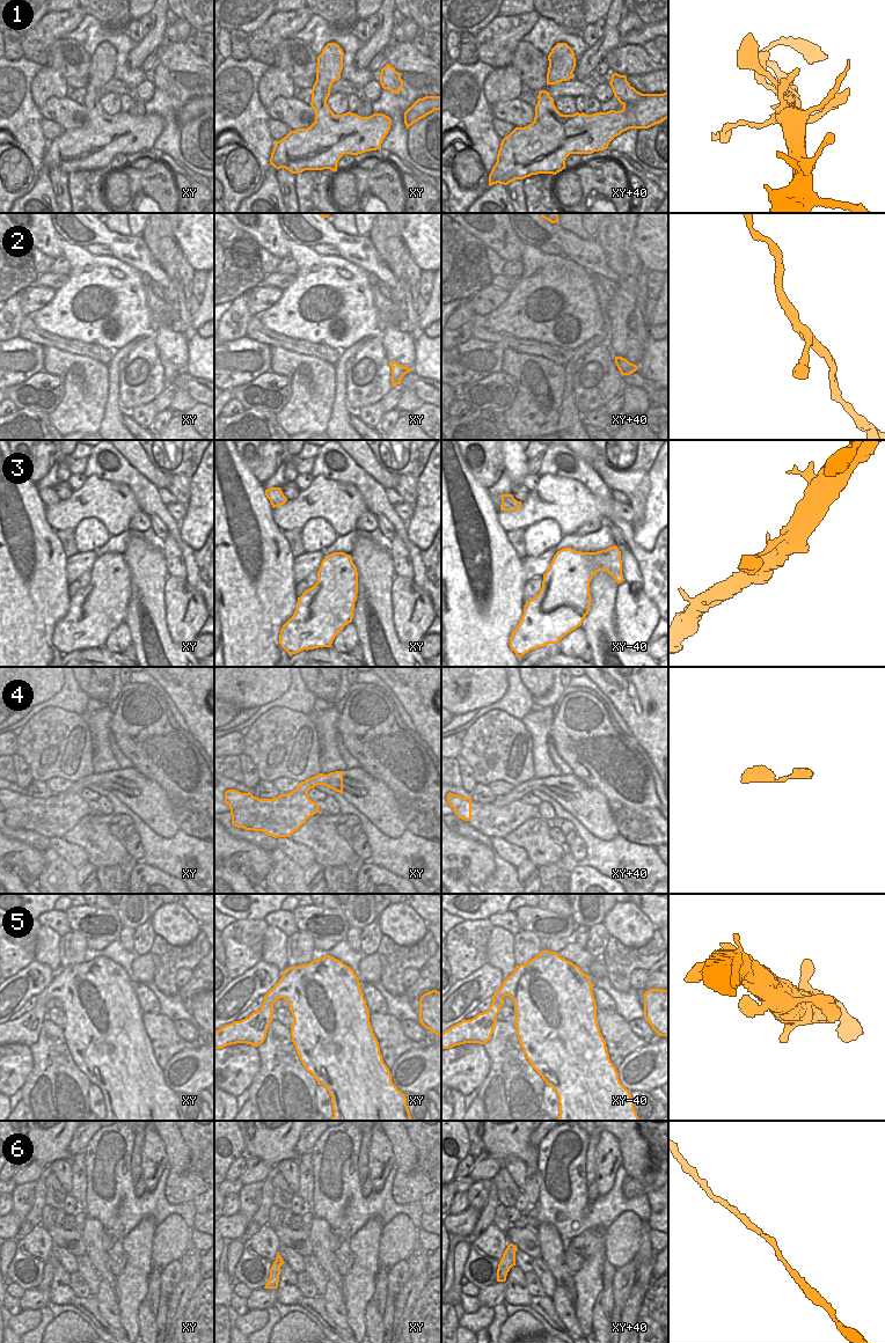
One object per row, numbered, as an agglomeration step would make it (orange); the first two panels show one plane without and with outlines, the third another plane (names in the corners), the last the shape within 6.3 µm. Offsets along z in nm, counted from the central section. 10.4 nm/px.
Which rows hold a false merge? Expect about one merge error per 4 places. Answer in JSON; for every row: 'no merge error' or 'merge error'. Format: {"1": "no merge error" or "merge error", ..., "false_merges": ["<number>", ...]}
{"1": "no merge error", "2": "no merge error", "3": "no merge error", "4": "merge error", "5": "no merge error", "6": "no merge error", "false_merges": ["4"]}

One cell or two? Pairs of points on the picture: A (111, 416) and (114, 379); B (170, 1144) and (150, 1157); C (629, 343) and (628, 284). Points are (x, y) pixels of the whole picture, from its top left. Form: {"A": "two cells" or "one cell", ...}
{"A": "one cell", "B": "two cells", "C": "one cell"}

